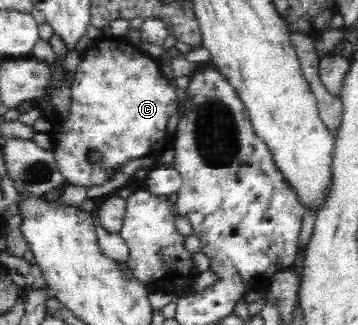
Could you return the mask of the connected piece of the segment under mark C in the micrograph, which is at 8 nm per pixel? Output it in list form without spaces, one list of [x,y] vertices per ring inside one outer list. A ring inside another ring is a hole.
[[[106,36],[95,41],[90,51],[86,55],[83,55],[81,63],[79,63],[77,74],[75,75],[75,82],[70,88],[72,90],[73,99],[71,112],[73,113],[69,115],[69,119],[65,119],[65,121],[63,121],[62,118],[58,124],[53,124],[53,130],[50,132],[51,138],[54,141],[54,156],[56,162],[58,163],[59,169],[61,170],[61,174],[63,174],[63,178],[65,178],[67,181],[67,185],[73,184],[88,188],[102,185],[118,171],[117,167],[121,167],[121,164],[125,163],[126,161],[144,158],[145,156],[153,156],[157,158],[165,150],[165,141],[167,141],[167,137],[171,135],[167,131],[167,123],[169,118],[176,113],[177,109],[179,109],[179,100],[175,94],[175,89],[169,85],[169,79],[167,79],[167,77],[165,77],[162,73],[161,67],[159,67],[157,60],[146,55],[138,58],[128,58],[123,57],[123,55],[129,55],[129,53],[127,53],[127,50],[125,50],[124,47],[119,45],[118,39]],[[89,149],[94,149],[95,151],[102,153],[102,164],[86,163],[85,155],[87,155],[87,151],[89,151]]]

